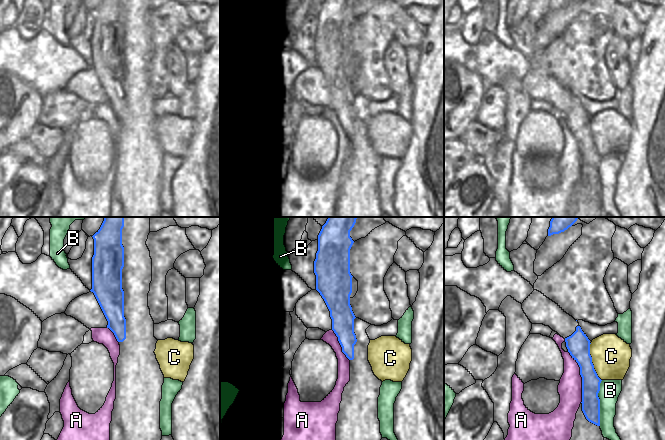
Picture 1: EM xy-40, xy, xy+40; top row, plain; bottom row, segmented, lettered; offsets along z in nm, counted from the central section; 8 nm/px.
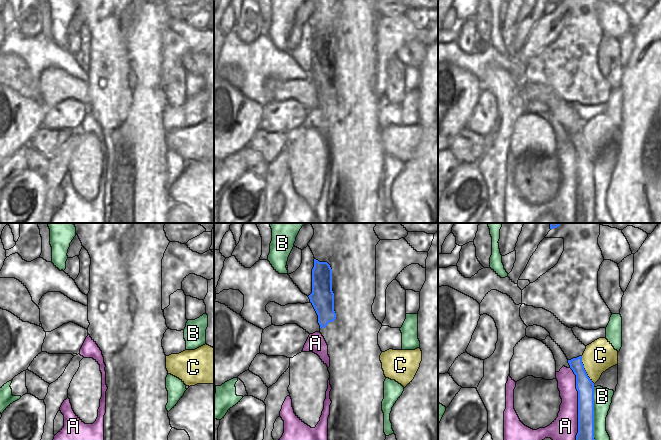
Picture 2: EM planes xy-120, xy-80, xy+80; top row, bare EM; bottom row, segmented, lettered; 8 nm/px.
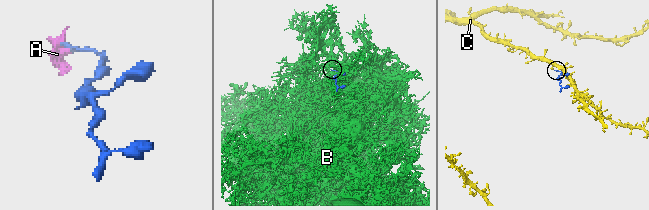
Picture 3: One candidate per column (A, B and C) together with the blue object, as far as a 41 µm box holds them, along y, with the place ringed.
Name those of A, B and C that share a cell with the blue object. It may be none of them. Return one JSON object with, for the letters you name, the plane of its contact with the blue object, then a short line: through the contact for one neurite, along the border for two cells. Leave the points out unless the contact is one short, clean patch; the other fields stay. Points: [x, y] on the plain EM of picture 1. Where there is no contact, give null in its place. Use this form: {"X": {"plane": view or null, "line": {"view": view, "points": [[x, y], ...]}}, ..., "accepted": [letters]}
{"accepted": []}

